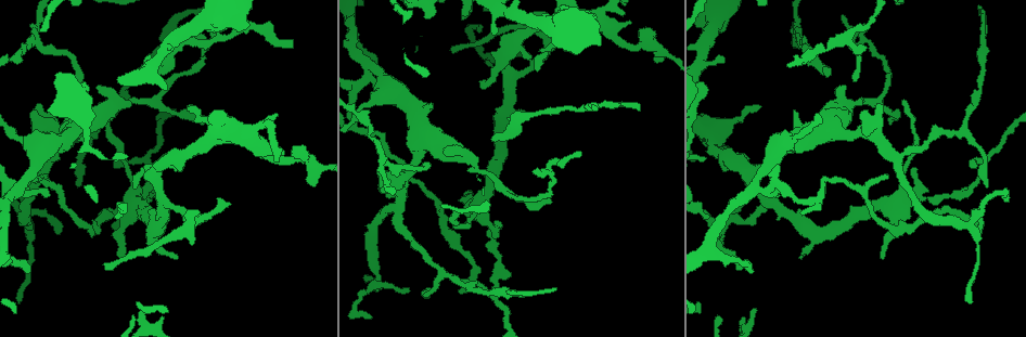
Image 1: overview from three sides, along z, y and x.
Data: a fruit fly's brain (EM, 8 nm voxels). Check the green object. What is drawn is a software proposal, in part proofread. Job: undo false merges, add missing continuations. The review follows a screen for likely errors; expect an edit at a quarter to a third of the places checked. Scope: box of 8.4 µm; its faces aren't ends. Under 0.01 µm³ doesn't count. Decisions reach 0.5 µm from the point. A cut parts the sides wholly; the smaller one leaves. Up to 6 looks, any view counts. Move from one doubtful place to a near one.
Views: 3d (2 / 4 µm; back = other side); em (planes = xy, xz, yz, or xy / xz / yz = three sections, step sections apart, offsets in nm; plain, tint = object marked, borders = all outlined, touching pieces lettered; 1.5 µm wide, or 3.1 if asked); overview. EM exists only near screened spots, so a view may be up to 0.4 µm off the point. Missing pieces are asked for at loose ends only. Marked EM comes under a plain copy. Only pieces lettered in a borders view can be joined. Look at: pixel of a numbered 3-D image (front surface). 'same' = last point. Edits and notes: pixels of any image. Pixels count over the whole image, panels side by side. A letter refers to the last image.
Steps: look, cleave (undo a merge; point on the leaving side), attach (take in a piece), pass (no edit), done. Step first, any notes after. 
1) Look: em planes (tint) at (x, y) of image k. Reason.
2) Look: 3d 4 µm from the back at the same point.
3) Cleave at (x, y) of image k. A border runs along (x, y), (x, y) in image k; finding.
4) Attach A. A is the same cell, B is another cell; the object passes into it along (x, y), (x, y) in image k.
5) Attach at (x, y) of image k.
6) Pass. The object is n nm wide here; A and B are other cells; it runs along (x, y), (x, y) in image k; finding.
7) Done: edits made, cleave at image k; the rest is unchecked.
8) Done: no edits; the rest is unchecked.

Look: em planes (borders) at (904, 100) of image 1.

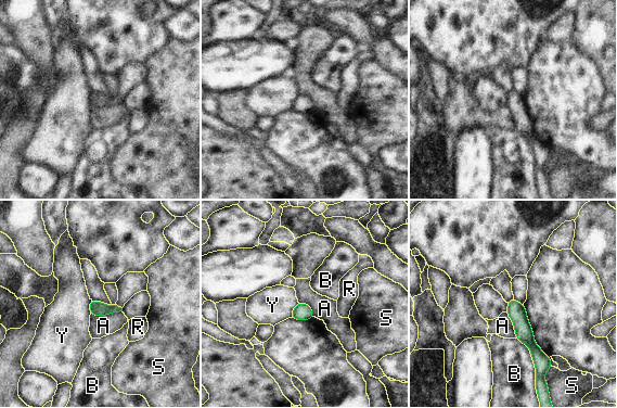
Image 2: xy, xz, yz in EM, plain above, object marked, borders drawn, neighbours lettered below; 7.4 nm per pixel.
Pass. A, B, R, S and Y are other cells; it runs along (511, 303), (536, 351), (536, 360) in image 2; none of them fits.

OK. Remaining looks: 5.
Look: 3d 4 µm at (796, 45) of image 1. Thin end.

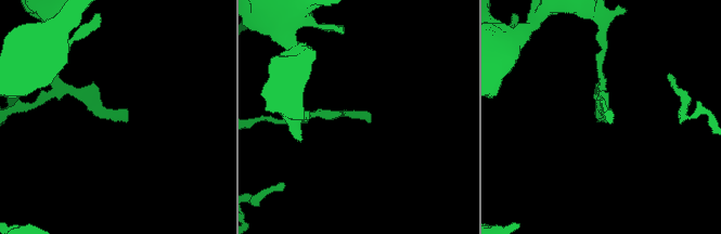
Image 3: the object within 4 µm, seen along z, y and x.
Look: em planes (borders) at (369, 119) of image 3. Shape alone is not enough.

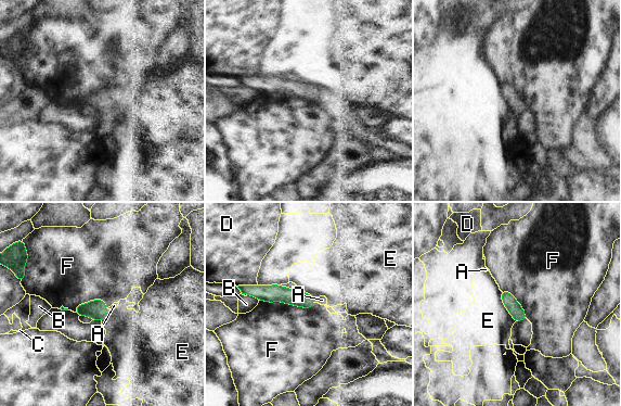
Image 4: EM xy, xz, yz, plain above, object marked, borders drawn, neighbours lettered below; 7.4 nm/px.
Pass. A, B, C, D, E and F are other cells; it runs along (246, 290), (282, 293), (311, 302) in image 4; none of them fits.

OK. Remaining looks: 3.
Look: em xy step 4 (tint) at (312, 182) of image 1. Tapers out.

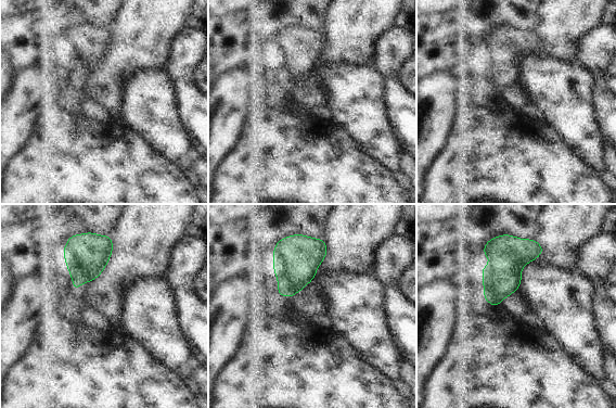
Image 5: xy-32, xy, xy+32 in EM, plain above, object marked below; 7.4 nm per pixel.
Look: em xy step 4 (borders) at the same point.

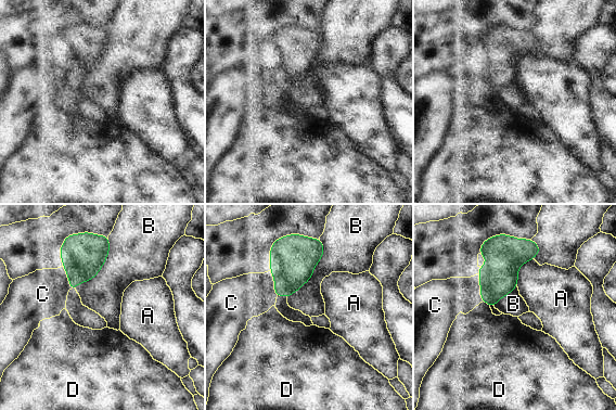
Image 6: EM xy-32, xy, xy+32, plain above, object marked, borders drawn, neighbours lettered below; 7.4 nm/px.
Pass. A, B, C and D are other cells; a border runs along (320, 239), (312, 276), (286, 297) in image 6; no lettered piece goes on from it.

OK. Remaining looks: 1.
Done: no edits; the rest is unchecked.

